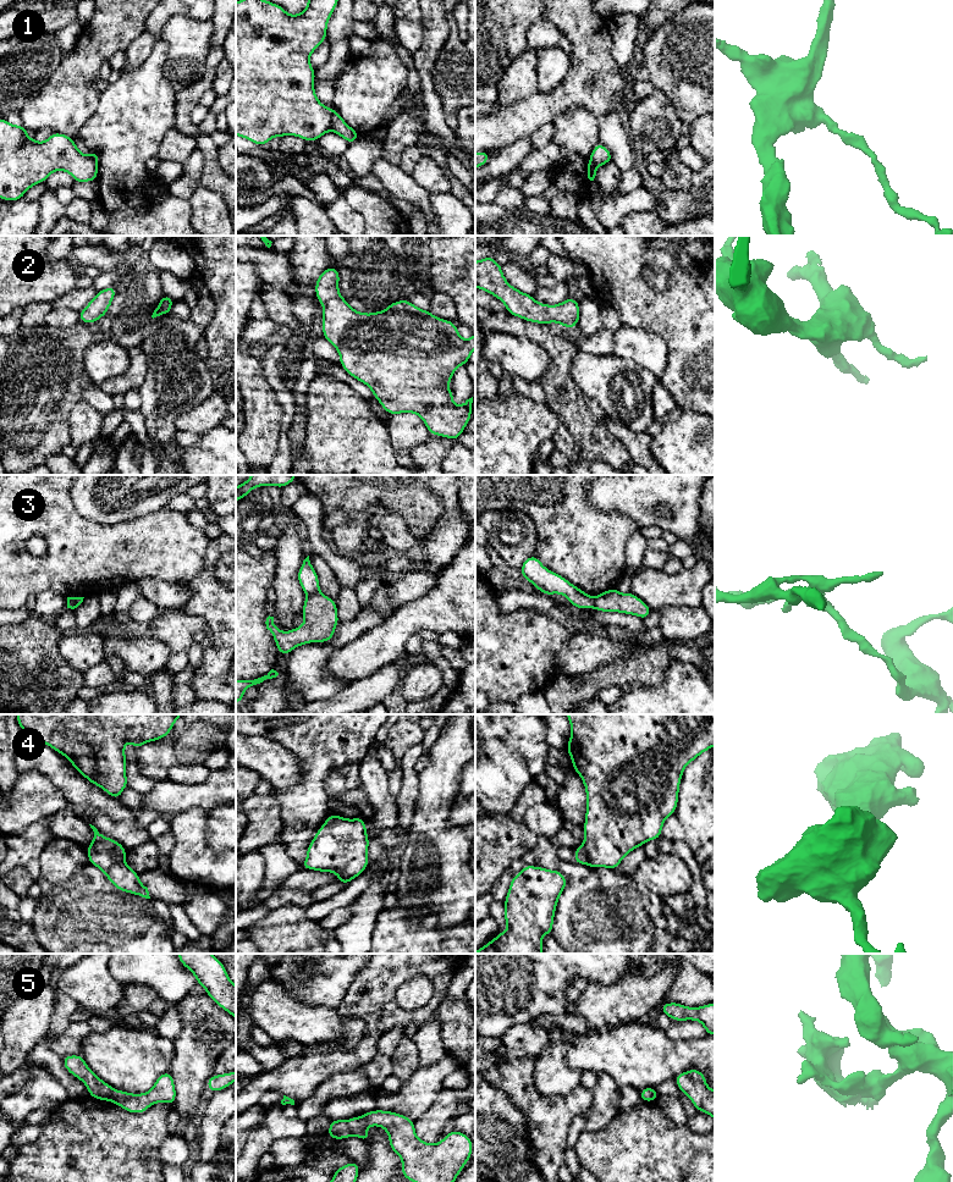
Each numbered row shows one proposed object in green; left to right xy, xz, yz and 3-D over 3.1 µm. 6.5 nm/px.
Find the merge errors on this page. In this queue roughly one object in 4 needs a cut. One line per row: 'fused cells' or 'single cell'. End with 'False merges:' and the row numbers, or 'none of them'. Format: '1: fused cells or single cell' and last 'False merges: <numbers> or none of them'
1: fused cells
2: single cell
3: fused cells
4: single cell
5: single cell
False merges: 1, 3

